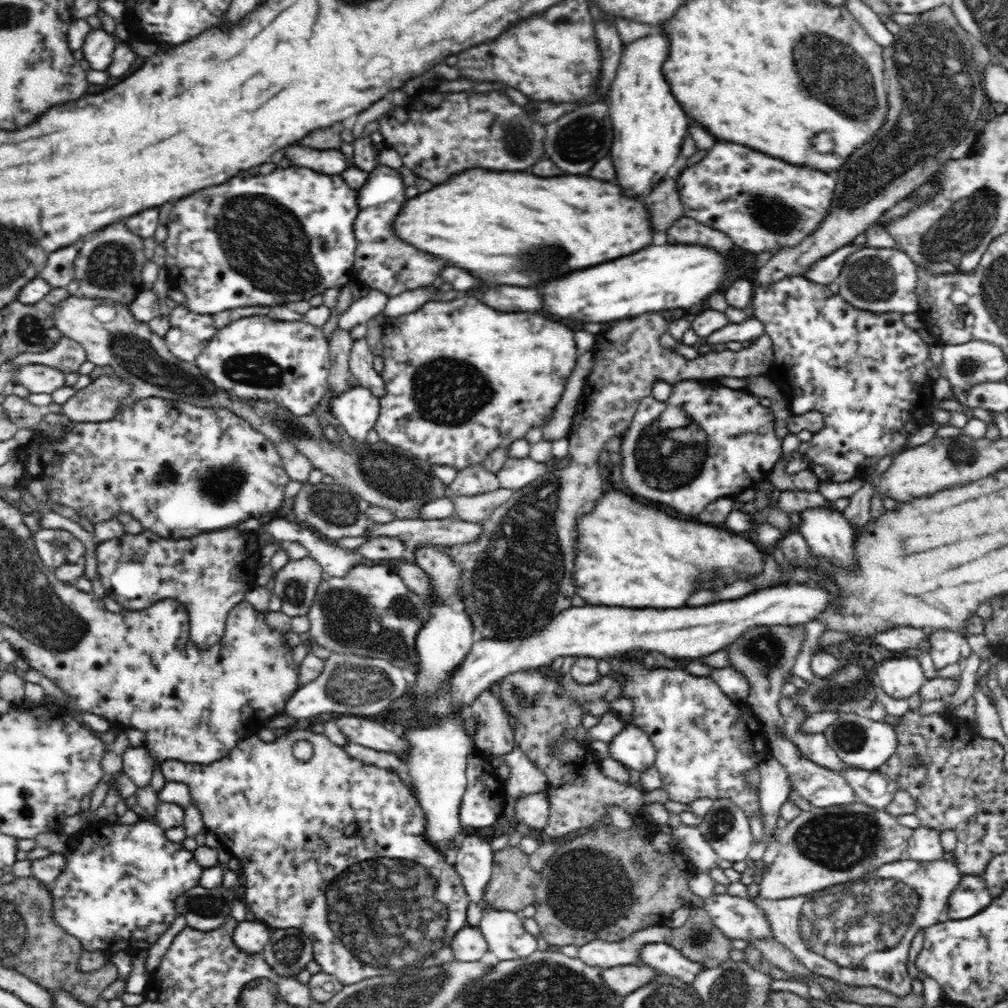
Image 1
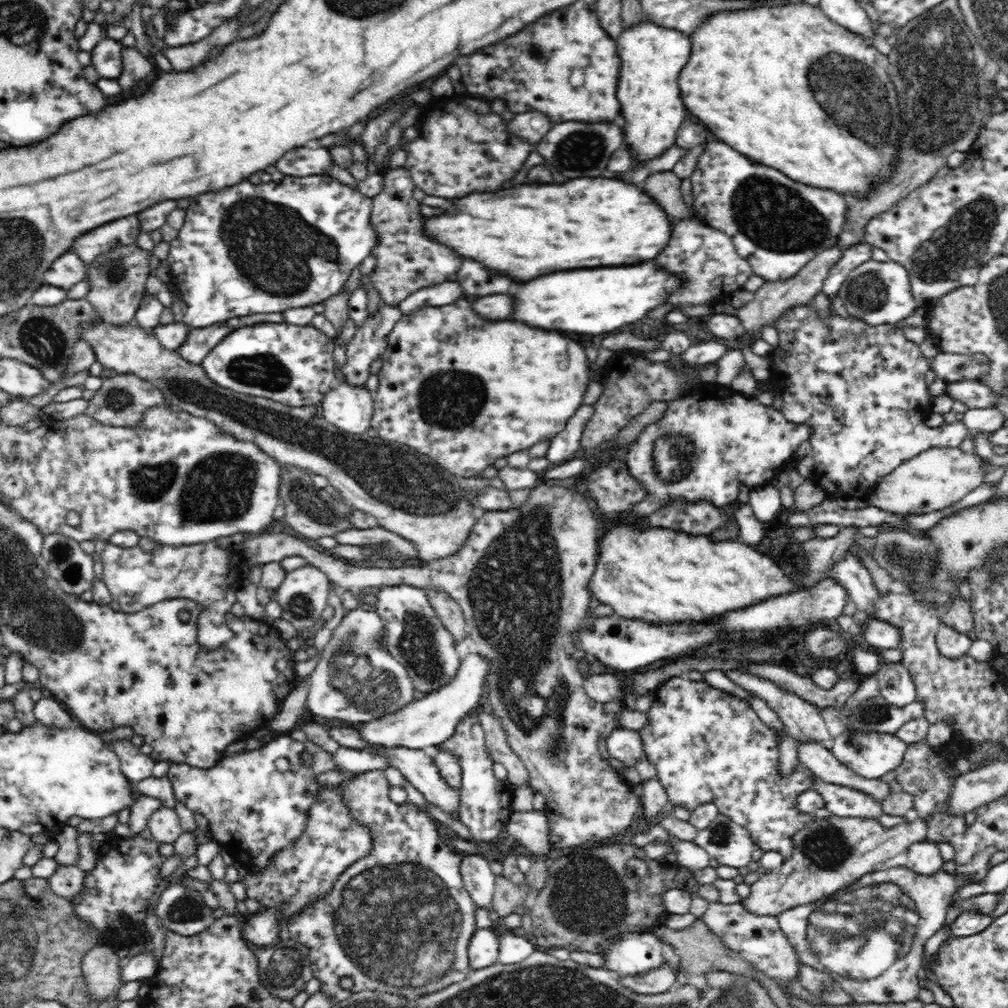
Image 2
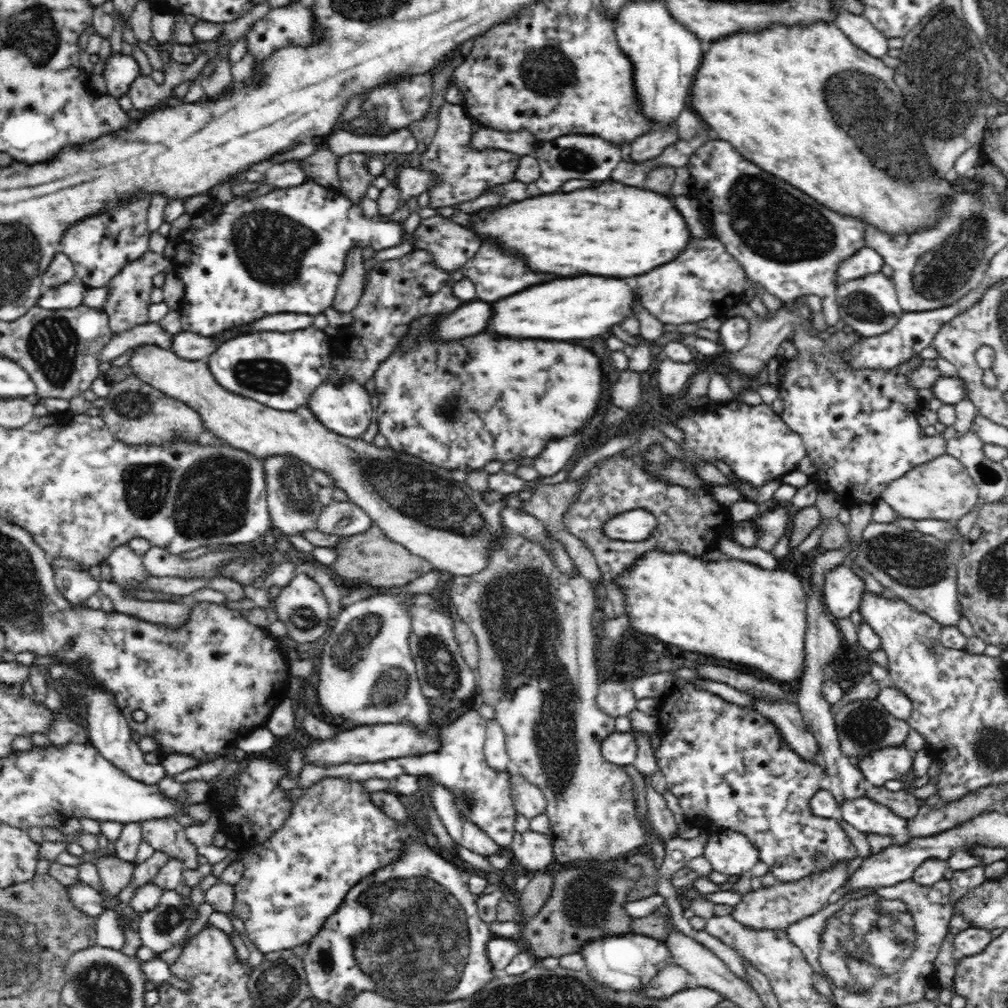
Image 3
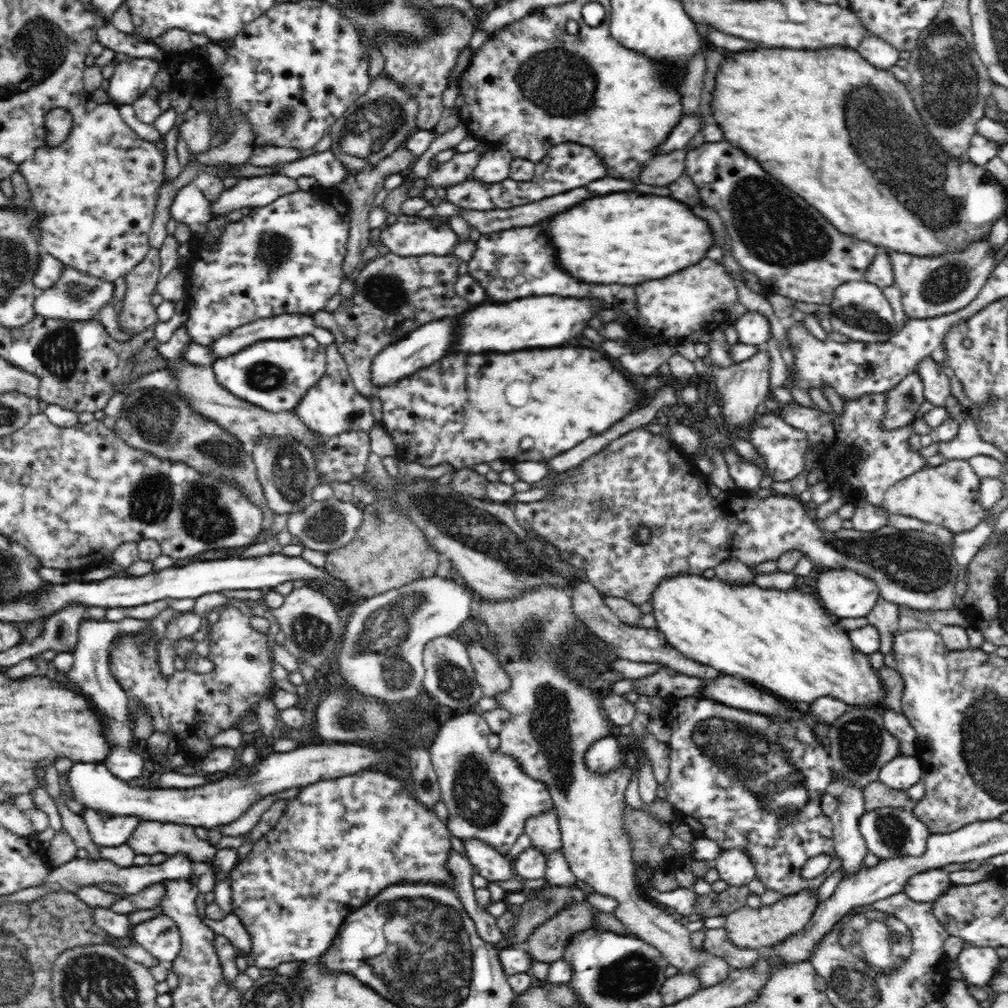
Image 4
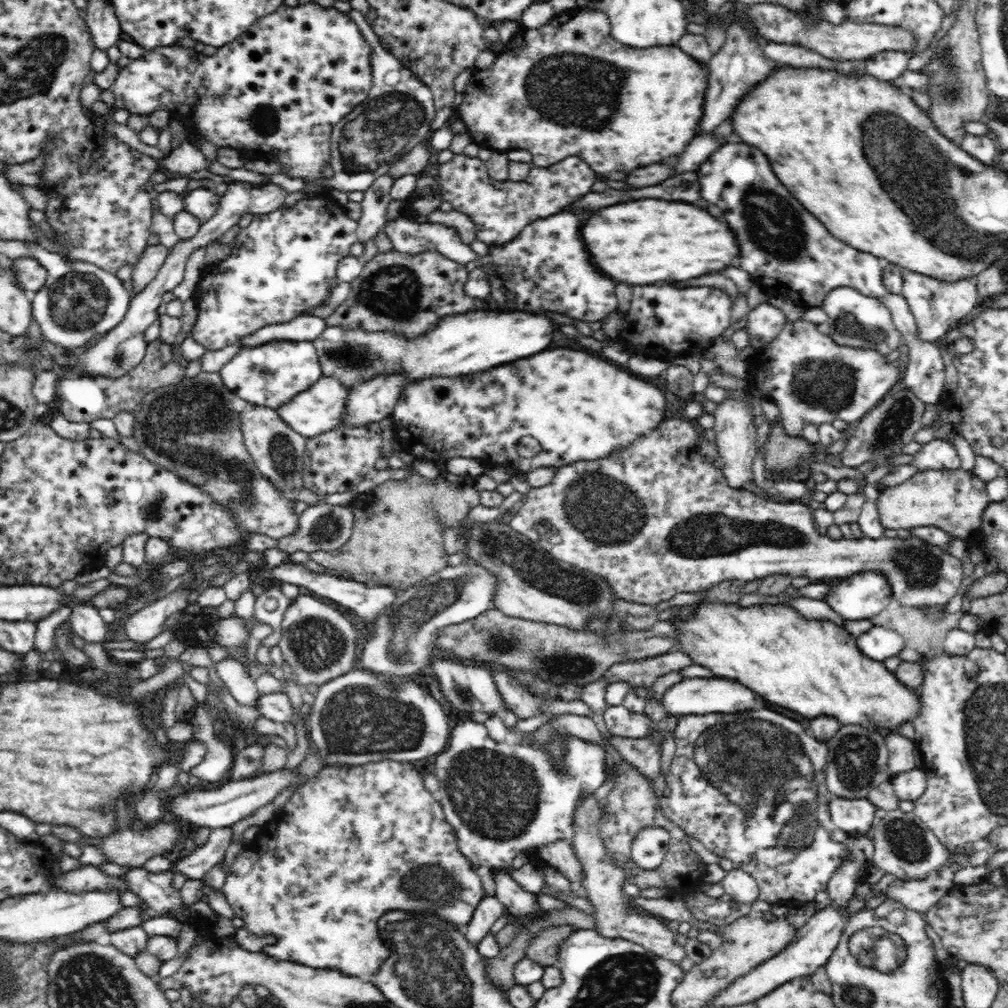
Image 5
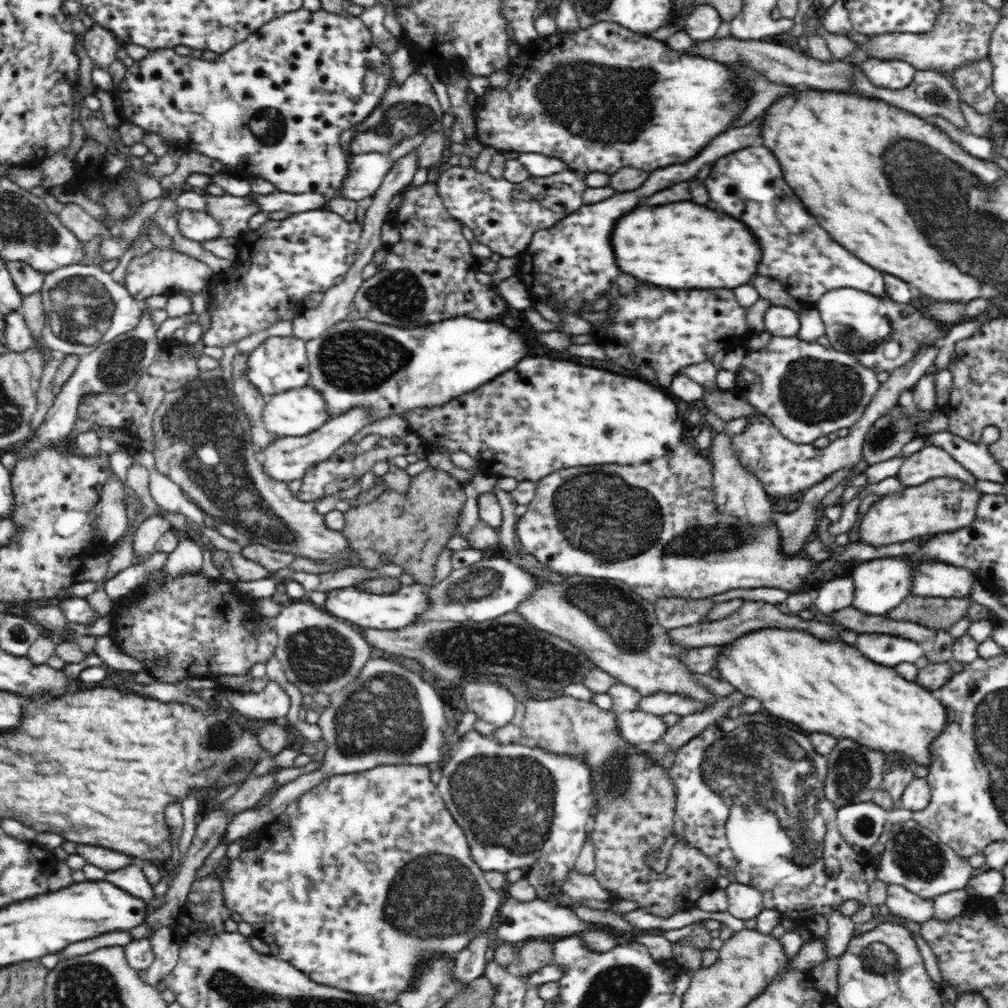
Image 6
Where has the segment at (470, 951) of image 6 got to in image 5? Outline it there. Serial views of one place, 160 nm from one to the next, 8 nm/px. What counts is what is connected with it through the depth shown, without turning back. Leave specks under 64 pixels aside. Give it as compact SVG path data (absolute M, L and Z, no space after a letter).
M486 896L474 912L472 921L466 926L464 937L468 939L474 947L486 938L491 932L494 923L503 915L506 915L505 907L498 901L496 896Z

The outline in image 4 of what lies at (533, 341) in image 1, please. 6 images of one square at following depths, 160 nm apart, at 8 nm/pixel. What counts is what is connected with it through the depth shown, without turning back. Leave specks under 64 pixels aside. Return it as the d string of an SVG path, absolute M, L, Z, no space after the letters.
M538 348L538 350L518 350L518 352L508 352L508 354L447 354L414 372L412 376L406 376L390 386L378 388L375 392L382 403L382 425L390 434L397 447L397 457L410 462L418 462L422 466L438 466L447 462L454 466L455 470L463 468L473 469L475 464L490 463L492 460L506 460L510 462L542 462L549 460L568 450L575 448L579 443L587 440L596 434L605 434L614 424L620 422L622 418L629 416L632 411L636 411L640 406L642 394L638 391L632 381L628 381L624 375L620 374L600 352L588 350L588 348Z

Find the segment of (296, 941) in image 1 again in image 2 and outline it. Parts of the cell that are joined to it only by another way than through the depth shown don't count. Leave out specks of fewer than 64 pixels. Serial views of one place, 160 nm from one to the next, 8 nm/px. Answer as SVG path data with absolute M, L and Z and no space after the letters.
M292 938L287 941L277 939L272 944L255 951L261 984L269 995L281 1000L291 1000L305 989L306 982L313 978L308 952L308 946L301 945Z

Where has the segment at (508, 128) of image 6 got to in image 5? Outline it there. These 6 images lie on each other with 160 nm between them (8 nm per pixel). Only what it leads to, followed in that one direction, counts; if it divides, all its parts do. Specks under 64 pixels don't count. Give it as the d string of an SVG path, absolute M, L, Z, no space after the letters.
M573 8L556 13L554 18L540 26L540 28L517 28L514 38L504 44L503 50L496 55L492 67L486 70L478 70L466 84L463 101L456 109L458 118L464 122L472 141L481 148L493 151L509 152L510 150L527 150L532 154L532 165L546 168L564 160L570 156L577 156L584 160L594 172L604 174L610 180L624 180L630 170L650 166L654 162L662 162L668 156L678 156L684 152L684 148L690 144L697 135L698 124L704 114L704 92L708 88L709 69L697 62L695 58L686 54L677 45L674 46L651 46L650 48L636 48L622 45L616 41L610 32L608 15L599 10L581 10Z

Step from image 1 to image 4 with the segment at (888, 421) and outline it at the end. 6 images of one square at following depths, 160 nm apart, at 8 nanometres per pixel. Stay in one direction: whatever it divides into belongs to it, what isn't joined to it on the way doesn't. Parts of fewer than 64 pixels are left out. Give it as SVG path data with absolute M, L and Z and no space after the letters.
M887 393L864 394L862 398L856 398L856 400L844 400L844 404L844 413L840 416L837 416L834 411L831 414L825 414L817 408L805 408L797 402L786 406L781 405L777 413L787 424L806 435L809 446L817 452L817 466L825 472L833 471L827 478L831 487L842 492L856 492L858 496L862 496L863 502L882 506L886 492L893 485L926 468L925 458L919 451L912 450L909 444L909 438L915 434L915 430L912 425L898 430L888 430L883 426L884 410L888 408Z

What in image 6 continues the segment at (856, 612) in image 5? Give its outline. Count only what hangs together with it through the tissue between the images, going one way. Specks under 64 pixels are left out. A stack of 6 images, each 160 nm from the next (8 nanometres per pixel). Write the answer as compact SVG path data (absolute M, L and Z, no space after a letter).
M887 557L860 562L851 572L854 581L852 607L866 614L885 615L910 595L914 567L902 557Z

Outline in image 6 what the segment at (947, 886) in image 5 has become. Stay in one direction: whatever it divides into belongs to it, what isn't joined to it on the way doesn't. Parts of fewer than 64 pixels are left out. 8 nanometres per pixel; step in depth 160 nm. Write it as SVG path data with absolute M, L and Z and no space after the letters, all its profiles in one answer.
M890 884L884 909L889 909L894 916L922 925L933 918L934 901L922 899L902 886Z

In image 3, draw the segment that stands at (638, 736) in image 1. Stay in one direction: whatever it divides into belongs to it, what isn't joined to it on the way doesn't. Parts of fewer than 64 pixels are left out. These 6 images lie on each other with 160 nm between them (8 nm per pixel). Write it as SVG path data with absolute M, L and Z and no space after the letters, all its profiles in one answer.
M614 731L601 742L601 753L605 761L618 766L633 764L637 756L637 744L631 732Z

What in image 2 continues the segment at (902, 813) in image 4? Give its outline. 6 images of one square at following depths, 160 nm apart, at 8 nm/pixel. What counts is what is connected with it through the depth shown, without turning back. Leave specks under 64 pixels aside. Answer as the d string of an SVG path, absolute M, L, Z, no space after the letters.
M815 776L814 791L818 791L824 799L824 806L836 816L851 816L852 818L880 818L883 808L874 797L838 784L828 784Z

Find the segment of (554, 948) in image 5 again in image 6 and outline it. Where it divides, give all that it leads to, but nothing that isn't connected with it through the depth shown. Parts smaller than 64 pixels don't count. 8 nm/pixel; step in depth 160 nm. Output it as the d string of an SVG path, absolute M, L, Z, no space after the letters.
M555 940L526 941L517 946L518 955L516 964L523 976L528 976L544 966L556 965L552 945Z

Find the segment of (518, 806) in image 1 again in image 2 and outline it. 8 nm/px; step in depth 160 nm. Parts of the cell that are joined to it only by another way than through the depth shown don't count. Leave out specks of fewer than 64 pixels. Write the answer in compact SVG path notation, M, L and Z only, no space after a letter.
M513 811L504 829L512 836L516 851L521 850L532 859L545 857L550 852L552 844L546 811Z

